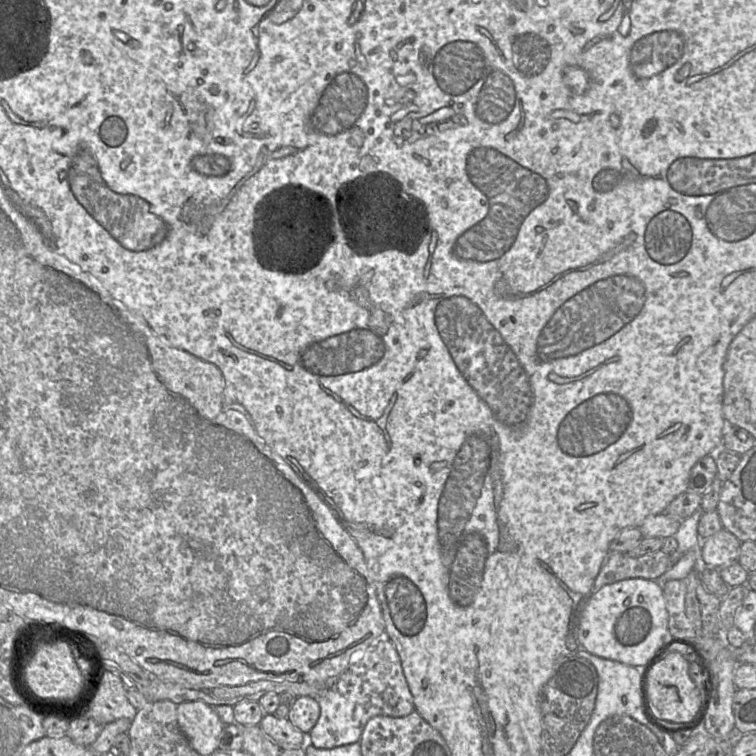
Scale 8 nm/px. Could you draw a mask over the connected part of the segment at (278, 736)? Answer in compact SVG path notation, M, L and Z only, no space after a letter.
M264 714L259 726L271 740L285 749L302 747L304 733L296 728L288 718Z

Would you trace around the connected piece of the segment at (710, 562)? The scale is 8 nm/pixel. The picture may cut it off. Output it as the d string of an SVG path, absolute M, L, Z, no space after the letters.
M722 528L703 541L701 557L706 566L723 568L737 561L740 546L740 540Z

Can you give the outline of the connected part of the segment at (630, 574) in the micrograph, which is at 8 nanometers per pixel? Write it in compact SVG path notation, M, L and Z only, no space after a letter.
M661 550L641 557L631 557L621 552L610 552L594 581L592 594L606 585L624 579L656 580L668 570L668 561L669 555Z

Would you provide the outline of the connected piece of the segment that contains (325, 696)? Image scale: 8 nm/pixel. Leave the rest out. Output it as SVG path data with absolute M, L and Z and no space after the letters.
M382 637L360 652L360 660L350 665L330 689L316 698L320 716L309 733L312 746L318 749L332 749L359 742L367 722L374 716L399 718L415 710L413 696L393 643L387 637Z

